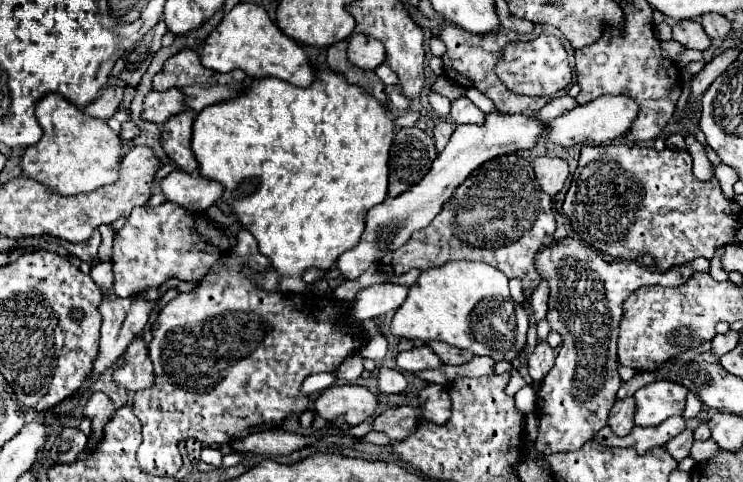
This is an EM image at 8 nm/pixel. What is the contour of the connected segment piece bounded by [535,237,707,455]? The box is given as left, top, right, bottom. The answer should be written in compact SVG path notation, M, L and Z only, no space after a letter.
M565 237L563 241L555 241L553 245L545 245L543 249L537 251L535 269L543 279L549 281L549 289L551 289L547 323L551 331L557 331L563 339L555 365L543 379L541 389L537 391L537 411L541 419L539 419L539 437L535 441L535 447L543 455L559 453L559 451L577 451L581 449L583 443L593 439L593 433L597 433L601 427L607 425L609 409L613 407L615 395L621 385L621 377L617 373L617 365L619 365L617 337L619 337L619 327L621 327L621 317L623 317L623 301L639 287L681 285L681 281L685 281L687 275L691 277L693 271L707 271L707 261L699 257L697 261L691 261L679 269L659 273L635 261L607 263L591 247L571 237Z

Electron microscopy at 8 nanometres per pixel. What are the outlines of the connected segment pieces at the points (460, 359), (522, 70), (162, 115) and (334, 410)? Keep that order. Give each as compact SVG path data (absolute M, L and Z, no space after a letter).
M431 341L427 343L431 349L435 349L435 353L443 359L445 365L465 365L473 359L473 353L469 353L467 349L457 349L453 345L447 345L443 341Z
M547 33L527 43L507 45L495 71L505 87L523 95L553 95L571 85L571 67L567 61L567 53L561 41Z
M177 87L167 89L167 91L151 89L145 95L141 117L145 121L163 125L167 121L167 117L177 115L177 113L181 113L185 109L187 109L187 103L185 103L185 93L181 89L177 89Z
M337 385L325 389L313 403L313 409L325 421L343 419L347 425L359 425L375 413L375 395L361 385Z

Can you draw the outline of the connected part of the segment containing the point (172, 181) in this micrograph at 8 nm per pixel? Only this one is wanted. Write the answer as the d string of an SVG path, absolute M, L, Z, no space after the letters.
M171 171L161 179L161 191L167 201L173 201L187 211L205 211L221 197L221 185L215 181L201 181L197 173L189 175L183 171Z

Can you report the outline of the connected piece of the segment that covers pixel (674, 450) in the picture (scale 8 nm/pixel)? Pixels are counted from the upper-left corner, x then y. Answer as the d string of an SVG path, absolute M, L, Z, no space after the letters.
M685 429L677 437L673 437L673 441L669 441L669 445L665 445L665 449L673 455L673 459L681 461L681 459L689 457L691 445L693 445L693 431Z

